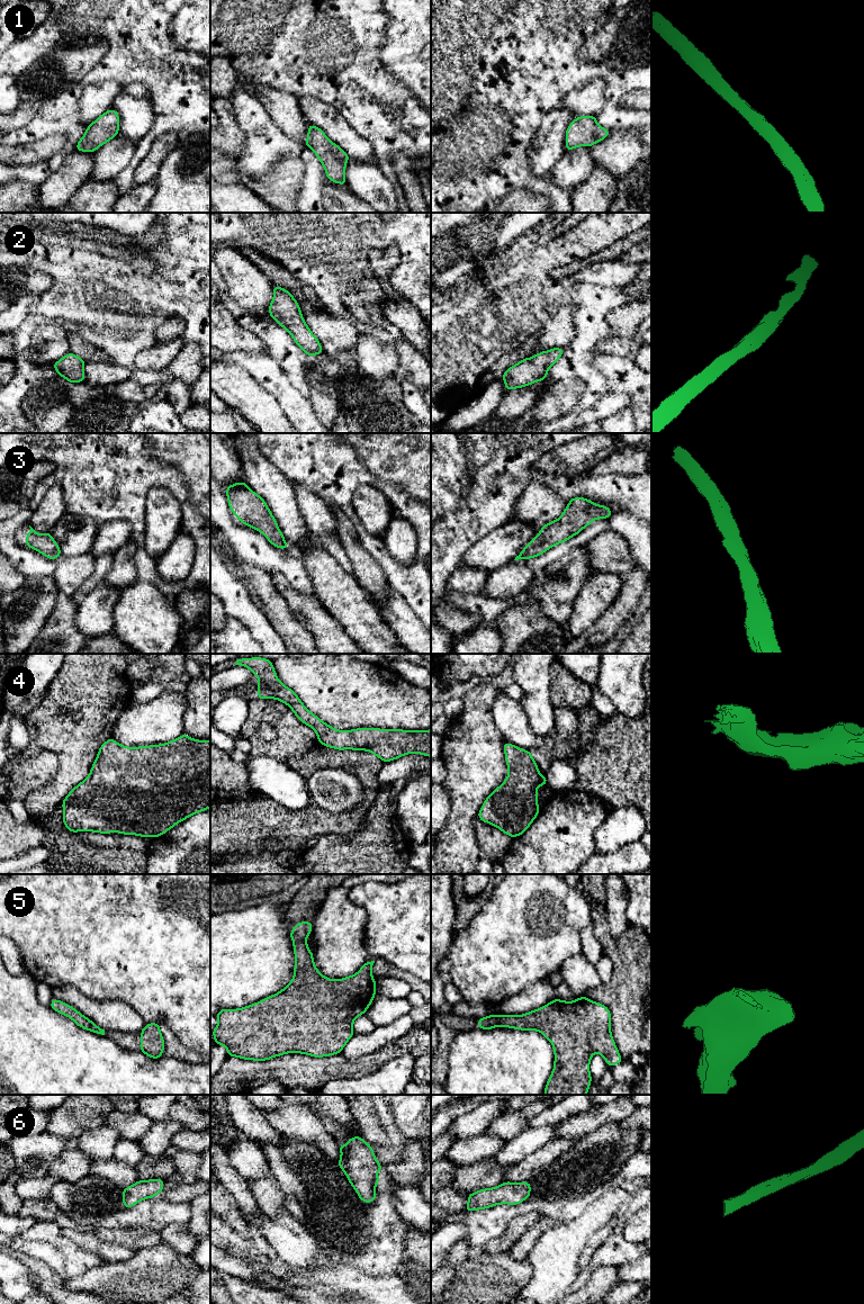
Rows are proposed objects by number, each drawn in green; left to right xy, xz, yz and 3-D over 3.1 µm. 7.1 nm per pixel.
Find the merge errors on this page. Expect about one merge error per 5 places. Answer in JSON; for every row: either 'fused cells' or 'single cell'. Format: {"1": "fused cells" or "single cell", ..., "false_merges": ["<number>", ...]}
{"1": "single cell", "2": "single cell", "3": "single cell", "4": "single cell", "5": "single cell", "6": "single cell", "false_merges": []}

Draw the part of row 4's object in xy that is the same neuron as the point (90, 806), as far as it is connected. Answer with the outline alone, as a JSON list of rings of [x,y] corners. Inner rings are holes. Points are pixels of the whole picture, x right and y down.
[[[184,734],[161,745],[126,747],[114,738],[99,748],[90,774],[65,797],[63,822],[69,831],[93,831],[142,837],[159,837],[190,816],[210,808],[210,740],[197,740]]]

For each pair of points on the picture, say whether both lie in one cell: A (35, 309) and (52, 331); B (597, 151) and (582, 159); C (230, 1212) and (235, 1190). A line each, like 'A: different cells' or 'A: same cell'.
A: different cells
B: different cells
C: different cells

